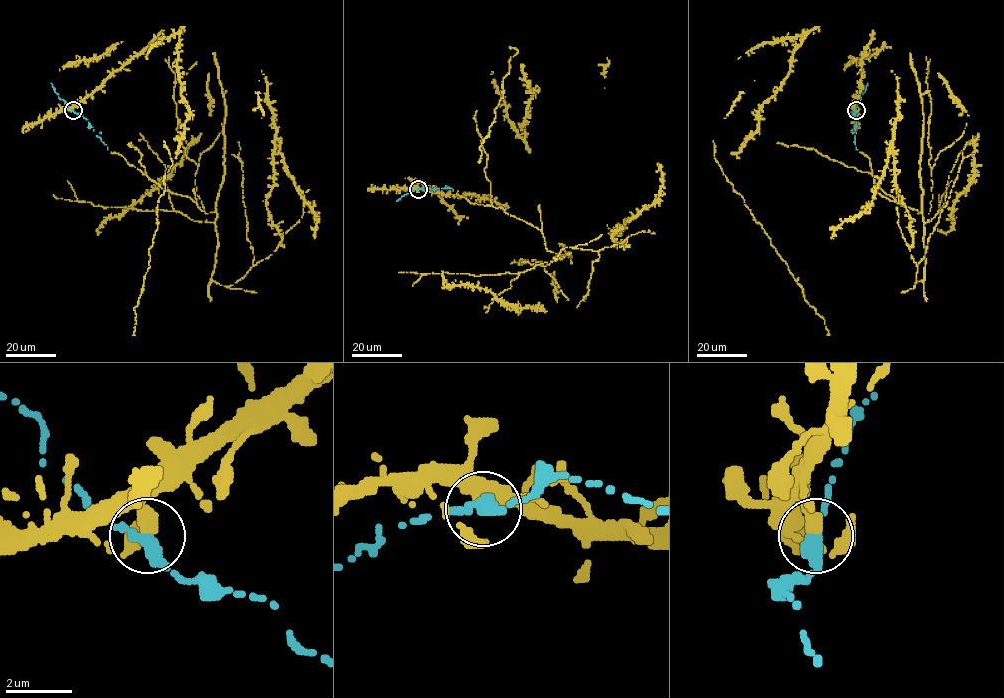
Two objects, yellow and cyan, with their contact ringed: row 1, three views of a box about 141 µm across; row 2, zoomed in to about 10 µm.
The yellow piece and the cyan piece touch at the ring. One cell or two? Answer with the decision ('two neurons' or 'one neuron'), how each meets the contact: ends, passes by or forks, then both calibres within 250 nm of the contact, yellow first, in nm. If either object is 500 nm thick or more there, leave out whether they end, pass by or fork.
one neuron; 400 nm thick on the yellow side, 500 nm on the other

